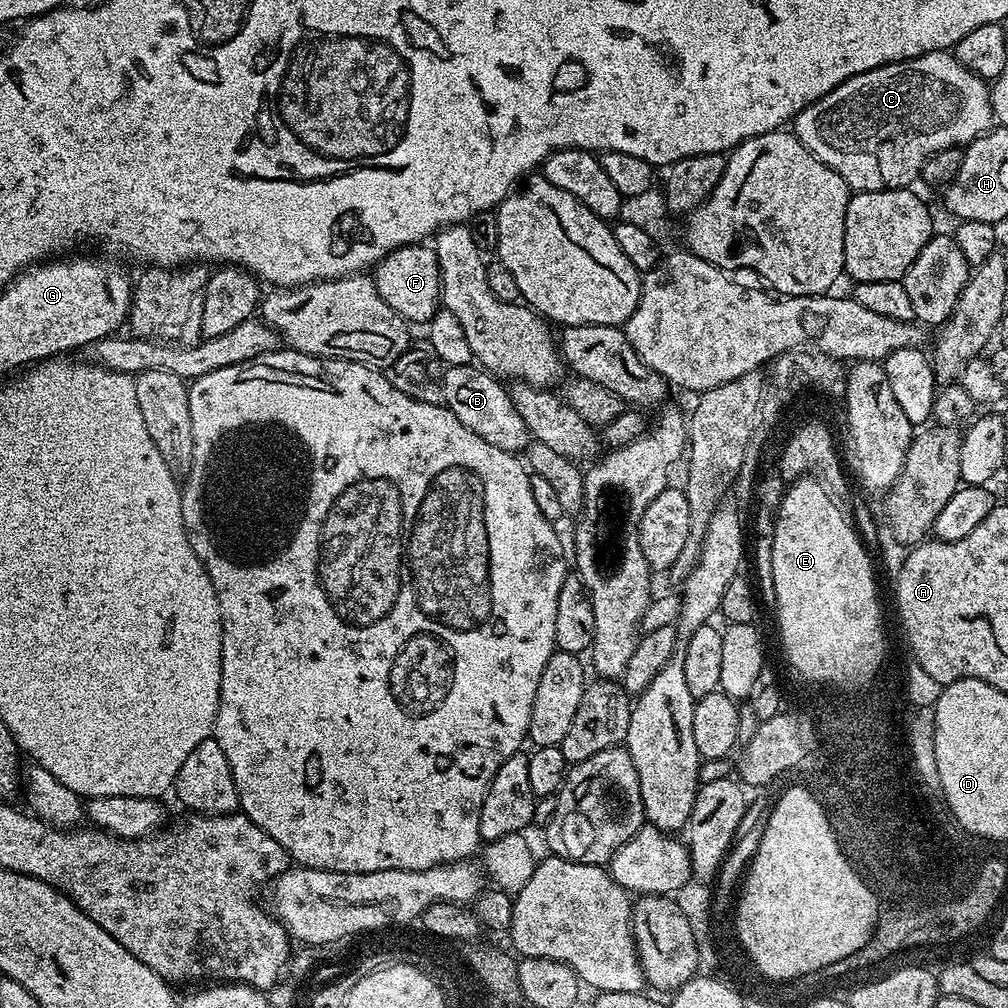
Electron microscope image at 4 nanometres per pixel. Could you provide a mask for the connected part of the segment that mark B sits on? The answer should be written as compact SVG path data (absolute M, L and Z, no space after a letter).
M475 363L448 366L444 370L444 404L454 414L454 418L466 426L466 430L474 430L478 438L486 438L490 446L520 454L528 448L530 435L522 414L514 410L511 391L503 386L505 387L491 372L484 371Z

